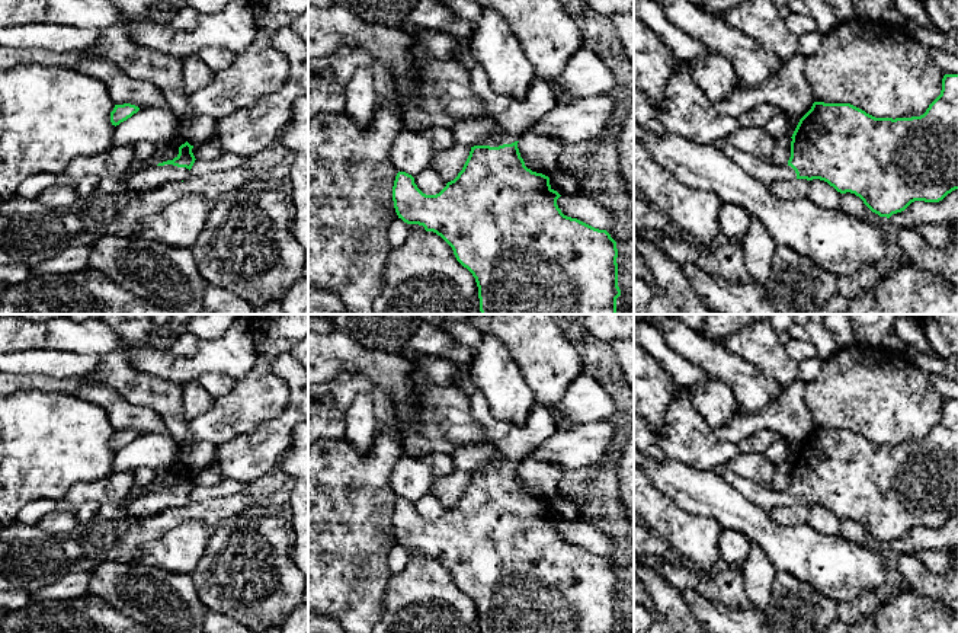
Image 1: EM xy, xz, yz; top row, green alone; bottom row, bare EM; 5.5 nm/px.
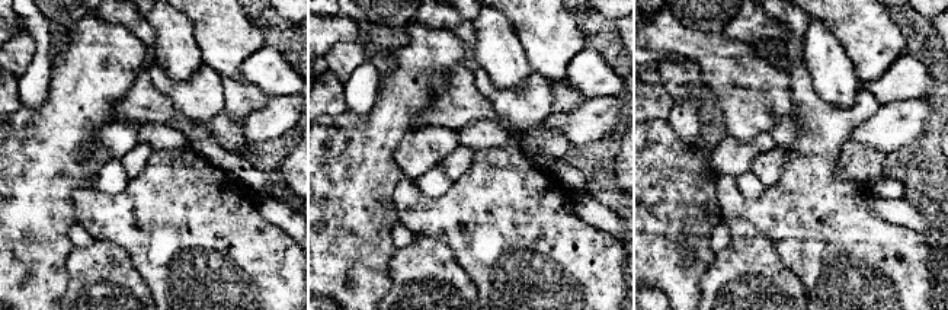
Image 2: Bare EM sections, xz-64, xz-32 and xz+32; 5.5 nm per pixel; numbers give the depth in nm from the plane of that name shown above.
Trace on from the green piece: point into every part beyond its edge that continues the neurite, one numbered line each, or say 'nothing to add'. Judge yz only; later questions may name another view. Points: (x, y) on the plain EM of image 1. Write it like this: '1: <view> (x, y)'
1: yz (765, 498)

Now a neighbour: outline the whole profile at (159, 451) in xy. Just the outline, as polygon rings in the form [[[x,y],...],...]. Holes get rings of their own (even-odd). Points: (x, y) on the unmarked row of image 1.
[[[144,434],[115,454],[113,473],[150,467],[167,471],[176,461],[180,445],[167,434]]]

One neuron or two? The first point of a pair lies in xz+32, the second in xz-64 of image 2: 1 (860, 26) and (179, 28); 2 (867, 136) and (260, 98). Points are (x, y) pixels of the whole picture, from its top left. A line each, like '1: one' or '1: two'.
1: two
2: two

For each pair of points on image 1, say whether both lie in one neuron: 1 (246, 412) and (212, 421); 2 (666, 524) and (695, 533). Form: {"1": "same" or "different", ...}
{"1": "same", "2": "same"}

